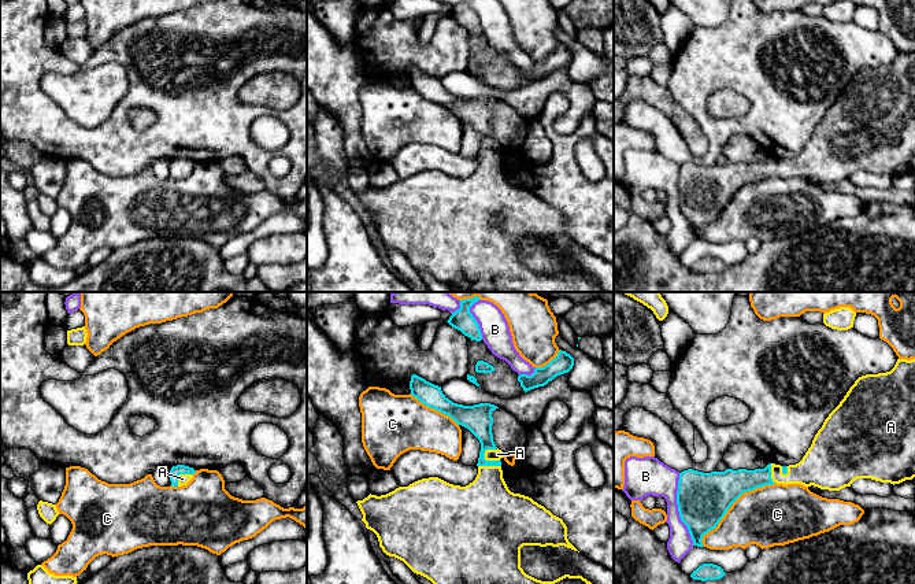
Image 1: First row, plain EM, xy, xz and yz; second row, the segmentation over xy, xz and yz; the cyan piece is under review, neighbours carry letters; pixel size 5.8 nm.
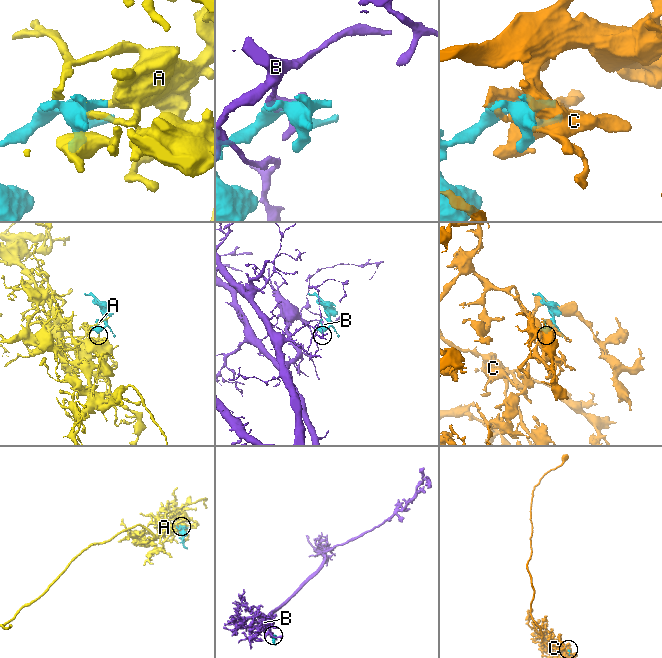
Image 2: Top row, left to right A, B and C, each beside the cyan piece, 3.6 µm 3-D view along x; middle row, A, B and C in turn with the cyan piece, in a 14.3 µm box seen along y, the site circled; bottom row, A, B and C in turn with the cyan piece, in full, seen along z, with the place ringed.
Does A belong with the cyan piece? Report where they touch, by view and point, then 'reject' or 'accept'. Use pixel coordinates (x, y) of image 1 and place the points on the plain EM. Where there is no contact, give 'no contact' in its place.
meets cyan in xz at (489, 154); accept

